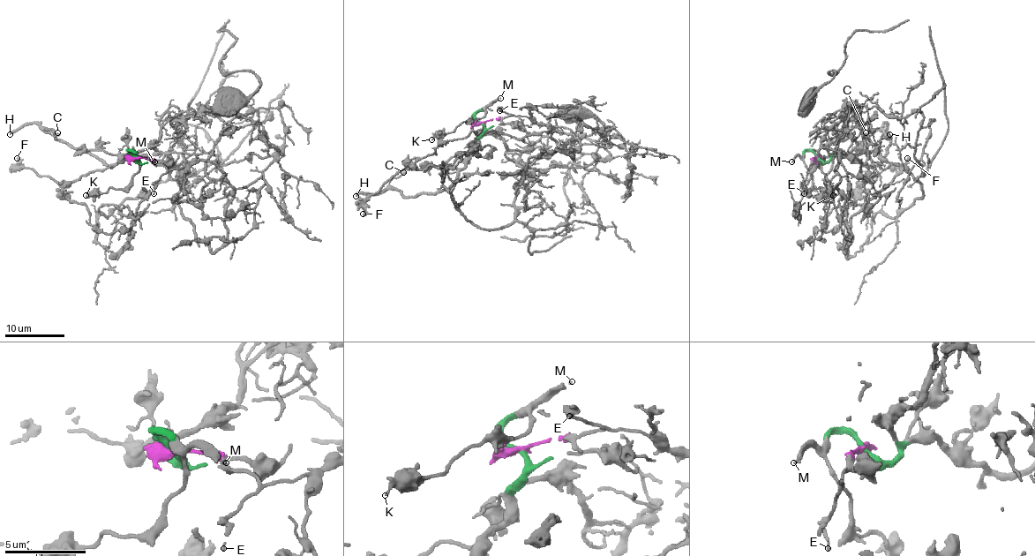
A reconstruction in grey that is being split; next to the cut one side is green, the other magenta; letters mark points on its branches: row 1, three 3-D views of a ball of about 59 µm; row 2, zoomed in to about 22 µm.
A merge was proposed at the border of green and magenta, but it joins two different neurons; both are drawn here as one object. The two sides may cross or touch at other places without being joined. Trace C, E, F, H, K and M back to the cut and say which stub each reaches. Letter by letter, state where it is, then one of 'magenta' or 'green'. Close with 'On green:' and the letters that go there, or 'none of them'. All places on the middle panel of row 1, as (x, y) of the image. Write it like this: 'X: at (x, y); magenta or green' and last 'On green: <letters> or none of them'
C: at (403, 172); green
E: at (499, 110); magenta
F: at (363, 214); green
H: at (356, 196); green
K: at (431, 139); green
M: at (500, 98); green
On green: C, F, H, K, M

